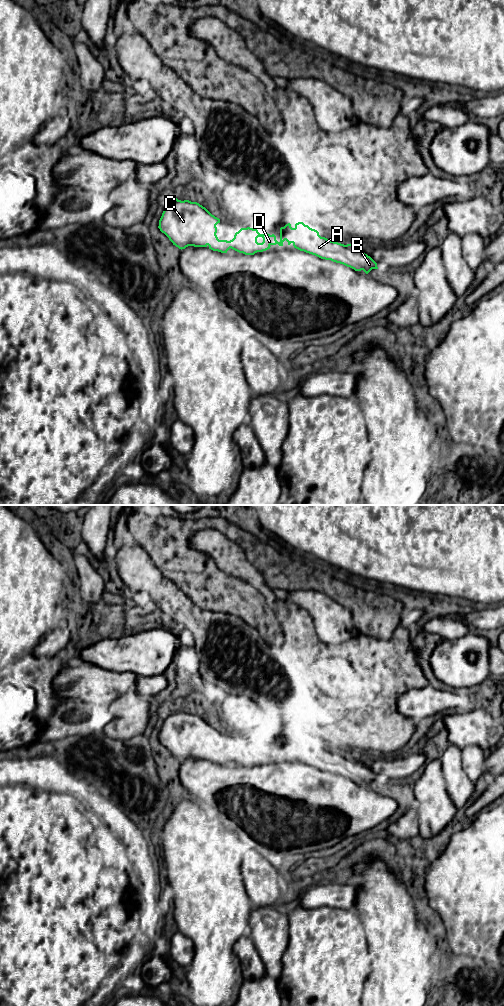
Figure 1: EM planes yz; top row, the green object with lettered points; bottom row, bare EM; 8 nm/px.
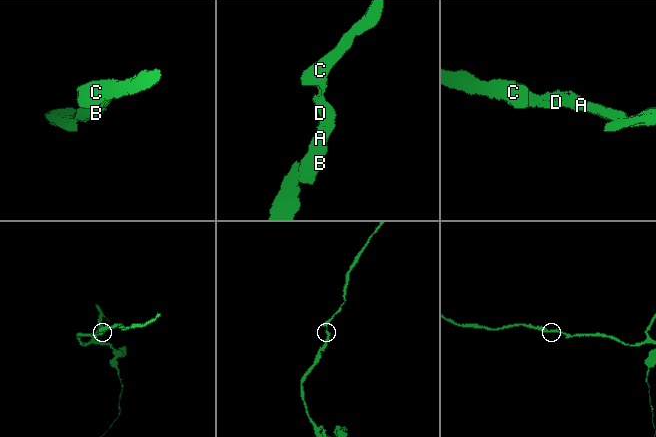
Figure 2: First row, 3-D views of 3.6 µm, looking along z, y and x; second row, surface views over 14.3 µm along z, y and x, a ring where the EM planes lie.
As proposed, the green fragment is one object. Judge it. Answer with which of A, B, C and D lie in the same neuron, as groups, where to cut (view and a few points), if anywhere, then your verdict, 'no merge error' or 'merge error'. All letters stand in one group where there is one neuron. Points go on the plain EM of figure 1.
groups A B C D; cut none; no merge error

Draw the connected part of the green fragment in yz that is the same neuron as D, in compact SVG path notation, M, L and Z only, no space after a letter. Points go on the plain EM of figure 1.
M174 709L173 712L165 719L159 732L158 740L169 750L173 757L181 762L188 758L208 758L209 761L221 765L227 765L227 763L231 760L245 767L254 767L257 764L263 764L270 761L272 757L278 756L279 758L283 758L283 754L286 752L288 757L292 755L294 760L300 763L315 767L321 771L331 772L333 774L343 776L355 783L363 782L366 786L368 786L372 781L378 781L377 775L357 758L354 758L353 755L344 757L331 753L325 749L321 749L317 742L310 740L303 734L296 735L294 740L291 739L290 735L281 739L279 754L276 752L276 748L274 746L260 746L257 741L250 739L241 740L235 745L234 750L230 753L219 752L216 747L216 737L218 735L220 735L220 731L212 727L199 715L191 714L189 712L181 713Z

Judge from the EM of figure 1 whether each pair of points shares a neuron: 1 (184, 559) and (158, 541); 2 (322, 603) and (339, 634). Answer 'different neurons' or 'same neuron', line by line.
1: same neuron
2: same neuron

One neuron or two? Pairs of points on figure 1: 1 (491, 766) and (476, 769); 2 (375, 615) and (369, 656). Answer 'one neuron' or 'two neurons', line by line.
1: two neurons
2: two neurons

